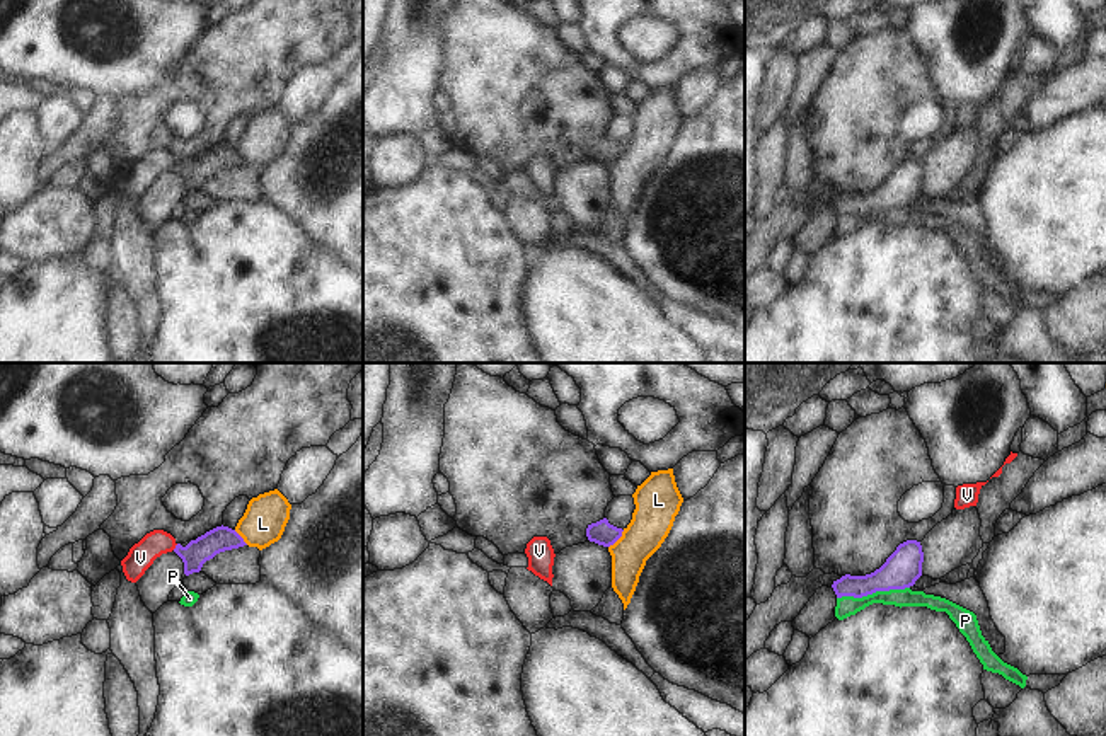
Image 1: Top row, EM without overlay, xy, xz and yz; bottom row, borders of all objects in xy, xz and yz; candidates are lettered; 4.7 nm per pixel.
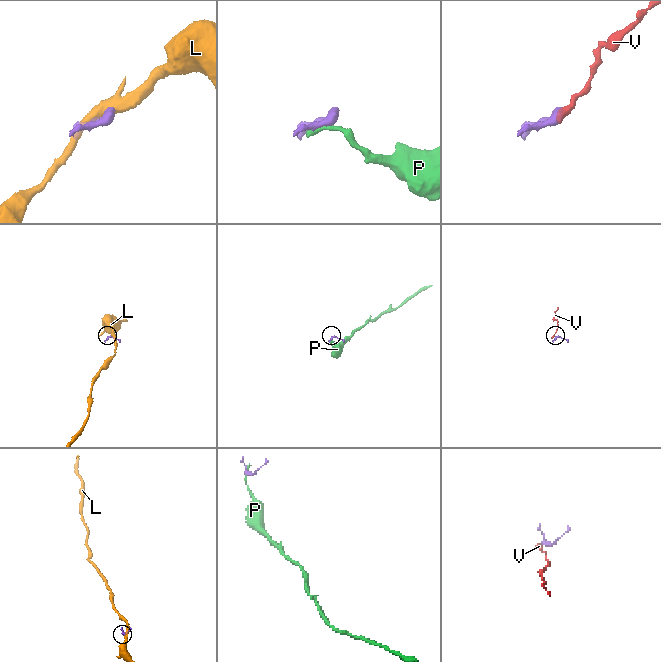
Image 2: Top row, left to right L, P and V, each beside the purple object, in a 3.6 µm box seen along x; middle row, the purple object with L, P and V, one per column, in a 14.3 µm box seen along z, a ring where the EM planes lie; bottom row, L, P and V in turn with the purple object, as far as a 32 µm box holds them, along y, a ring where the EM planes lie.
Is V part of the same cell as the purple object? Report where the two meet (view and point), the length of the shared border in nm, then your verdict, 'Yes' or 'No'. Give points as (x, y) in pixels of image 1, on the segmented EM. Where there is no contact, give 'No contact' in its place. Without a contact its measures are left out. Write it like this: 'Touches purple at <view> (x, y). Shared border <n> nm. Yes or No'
Touches purple at xy (176, 547). Shared border 40 nm. Yes.

